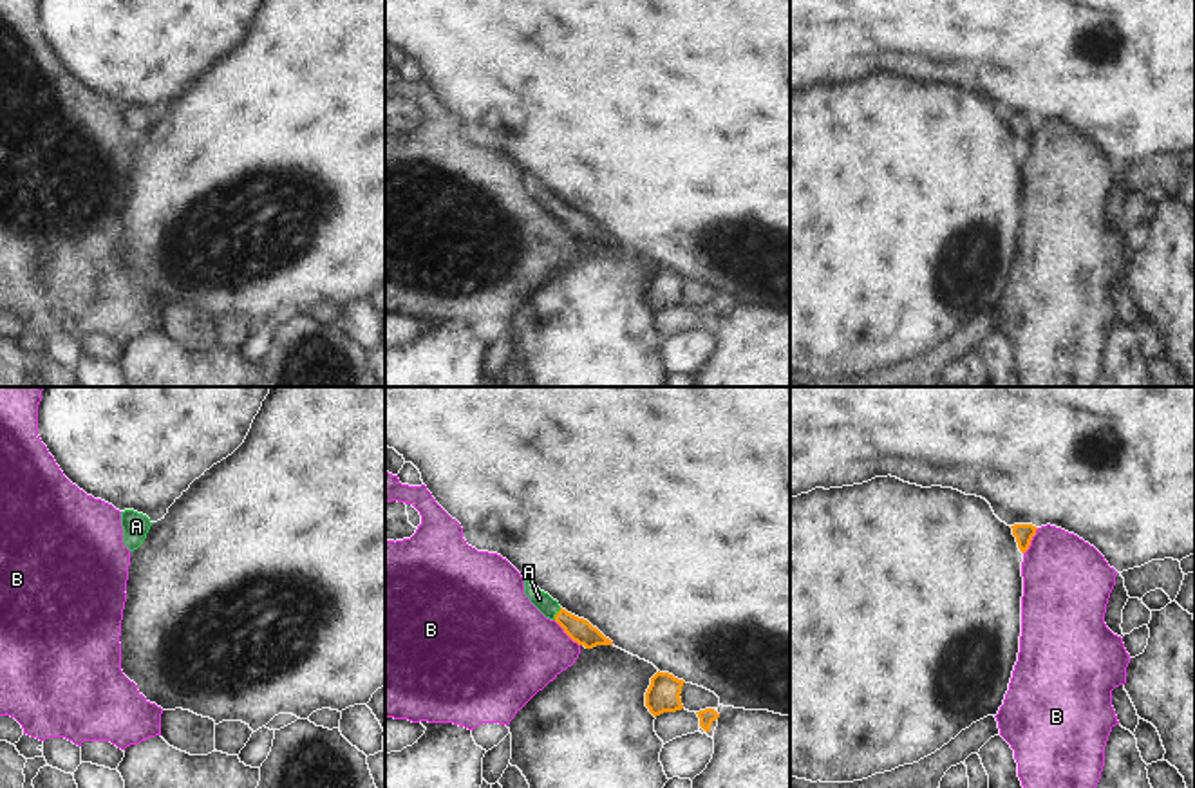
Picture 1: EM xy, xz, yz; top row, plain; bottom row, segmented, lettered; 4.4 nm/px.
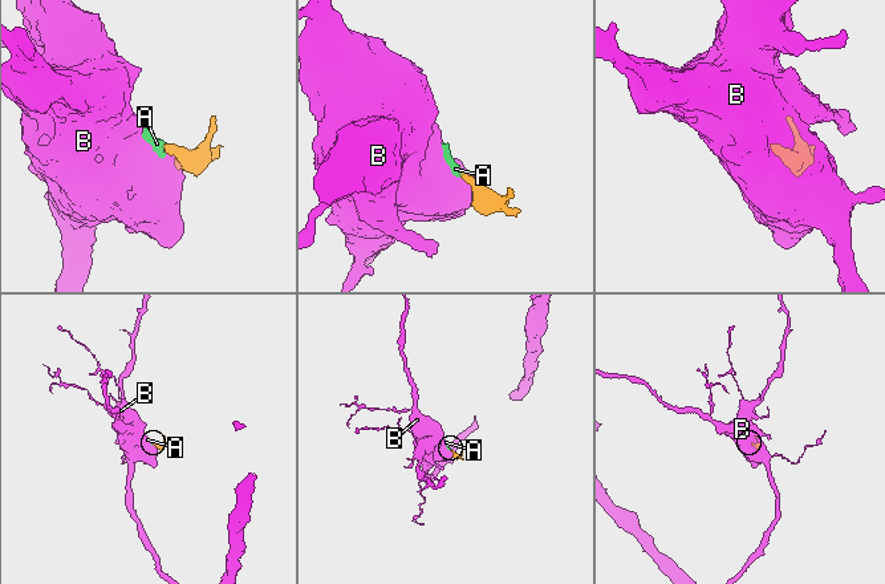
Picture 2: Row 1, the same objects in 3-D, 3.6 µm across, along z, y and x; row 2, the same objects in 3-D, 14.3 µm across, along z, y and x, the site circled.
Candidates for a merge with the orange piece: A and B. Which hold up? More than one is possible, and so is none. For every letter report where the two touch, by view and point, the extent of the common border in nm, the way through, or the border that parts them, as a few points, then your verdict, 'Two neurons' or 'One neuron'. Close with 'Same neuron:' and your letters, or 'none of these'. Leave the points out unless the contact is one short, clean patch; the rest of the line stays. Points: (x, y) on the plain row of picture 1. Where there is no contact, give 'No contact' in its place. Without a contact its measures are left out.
A: Touches orange at xz (557, 208). Shared border 70 nm. Path across: xz (579, 225), (557, 208), (539, 194). One neuron
B: Touches orange at xz (566, 228). Shared border 170 nm. Two neurons
Same neuron: A.

